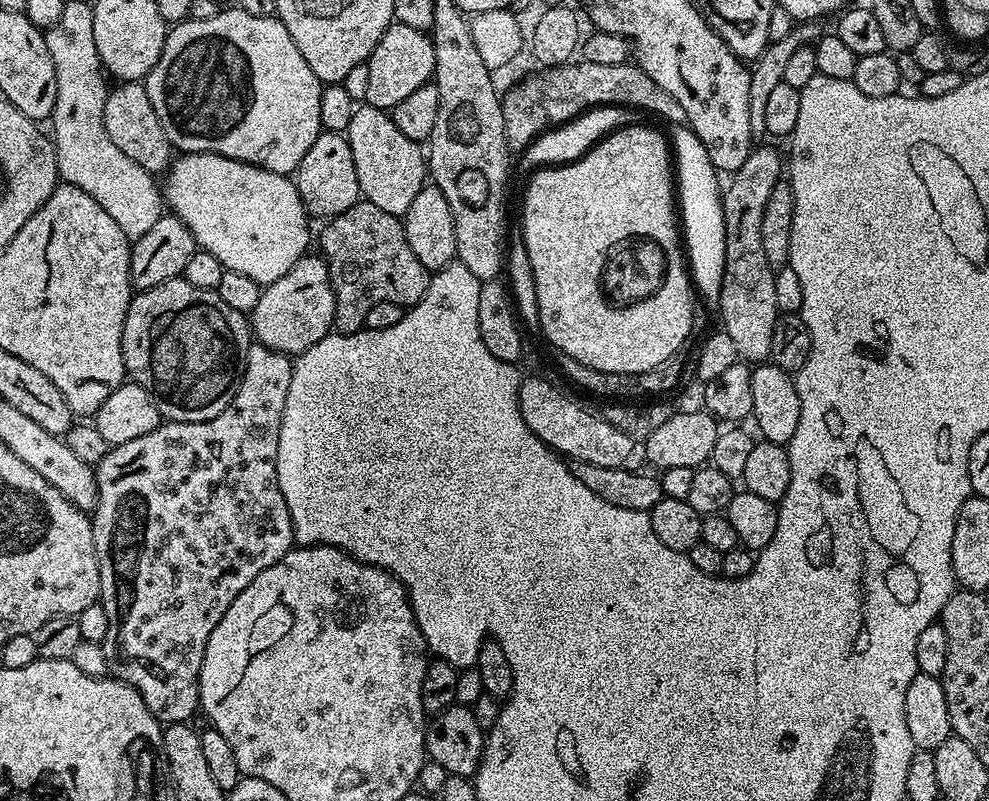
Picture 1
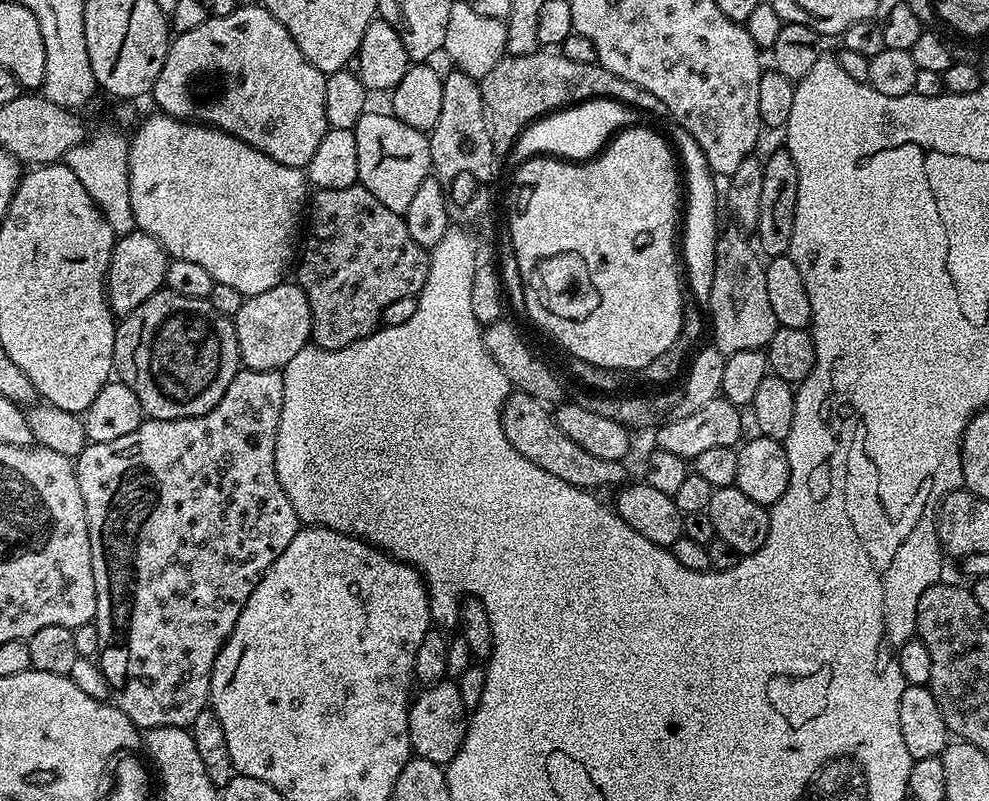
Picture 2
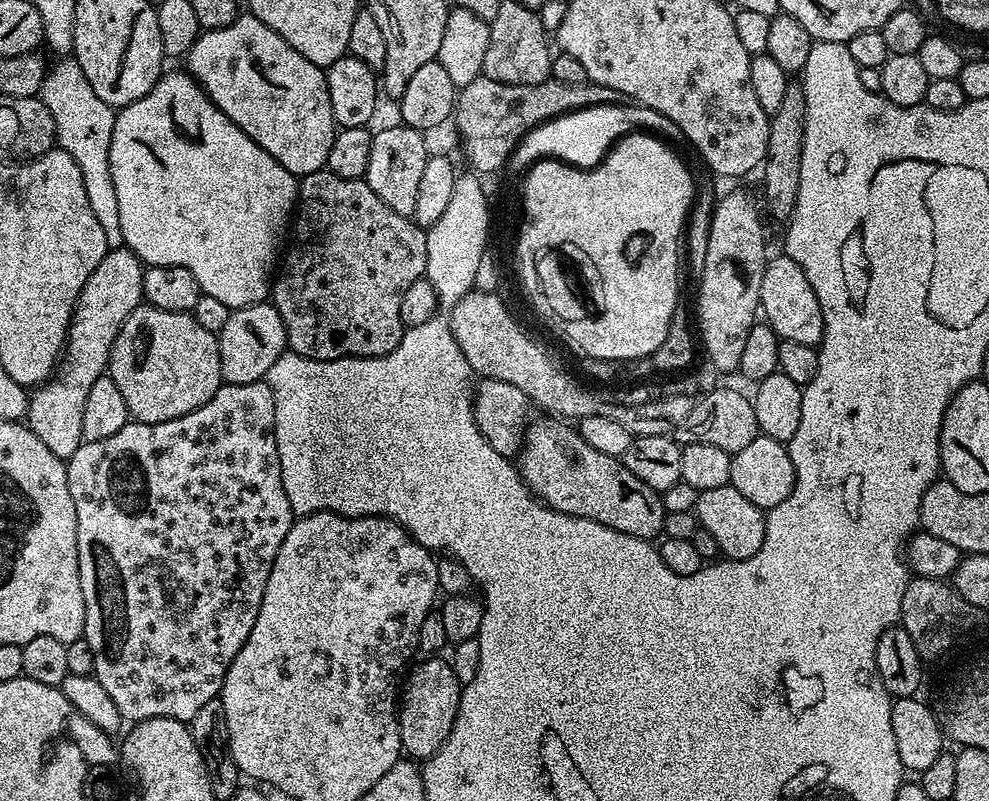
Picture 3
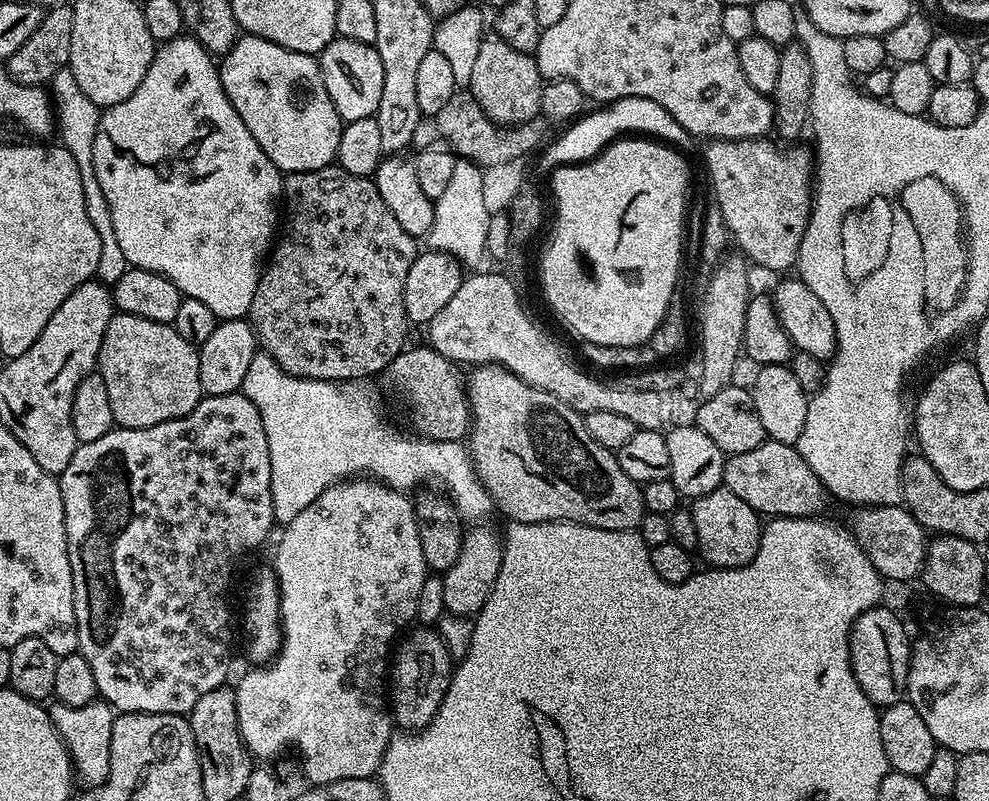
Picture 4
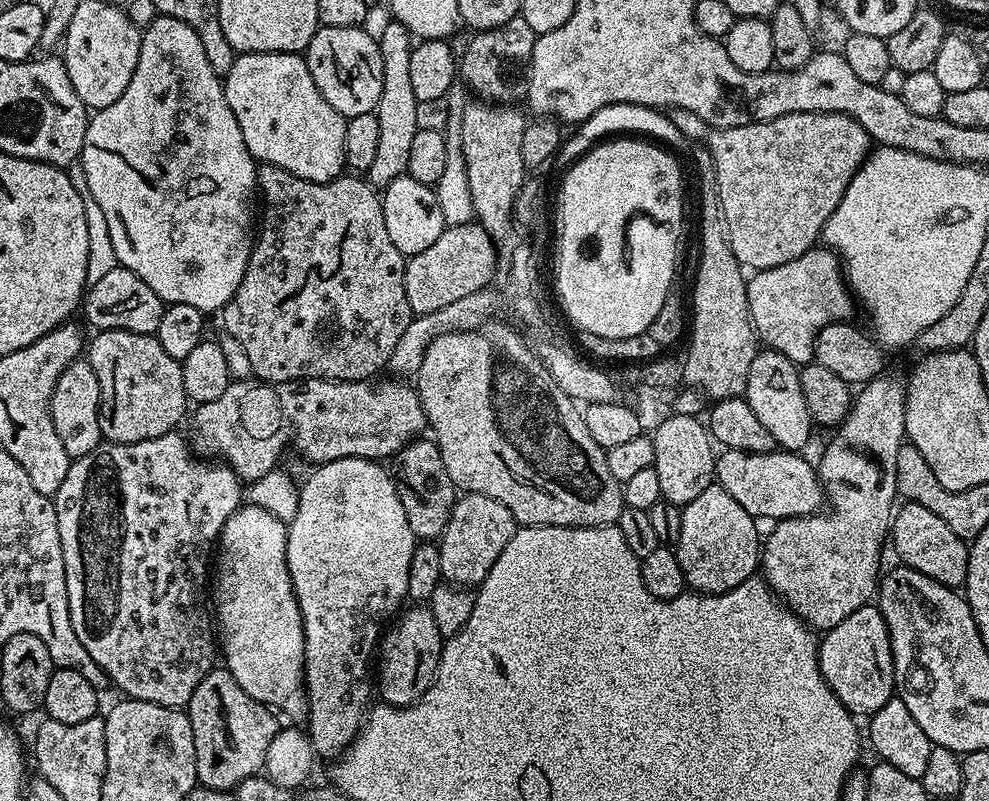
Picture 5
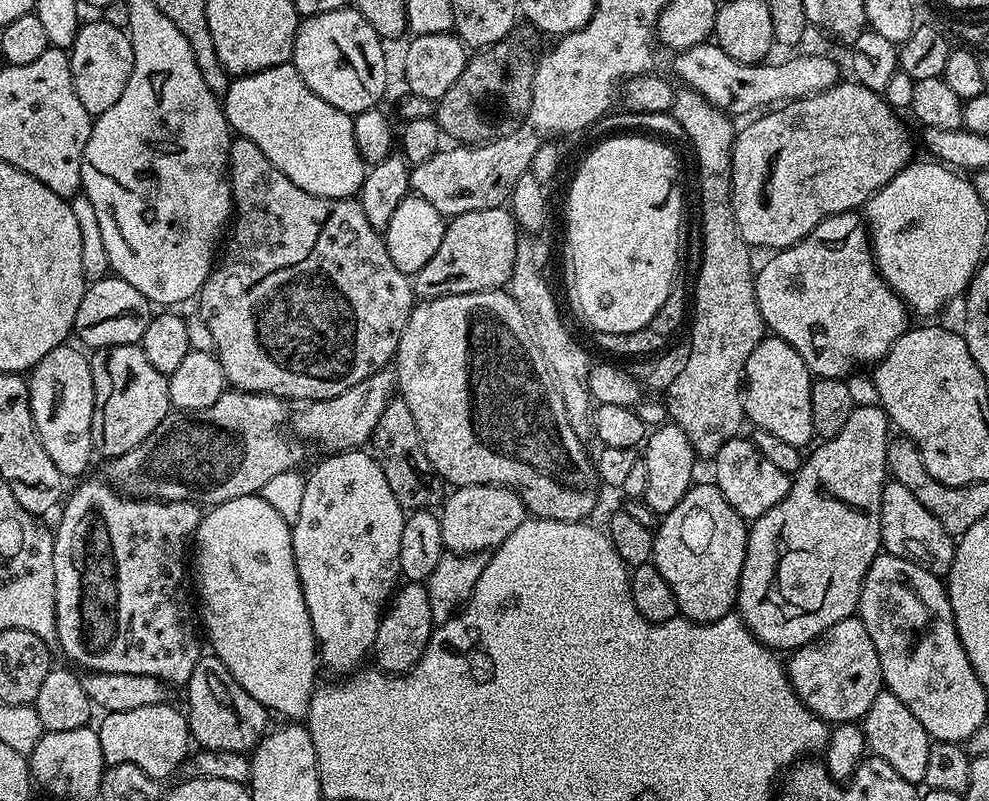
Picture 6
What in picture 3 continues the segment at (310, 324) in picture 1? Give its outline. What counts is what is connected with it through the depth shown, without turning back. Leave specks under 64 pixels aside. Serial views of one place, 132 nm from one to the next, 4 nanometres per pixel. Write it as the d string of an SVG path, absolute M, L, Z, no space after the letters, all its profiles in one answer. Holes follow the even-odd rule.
M270 302L233 310L218 335L218 354L222 366L220 379L226 384L249 384L264 380L270 366L274 366L274 362L278 362L288 348L286 326Z

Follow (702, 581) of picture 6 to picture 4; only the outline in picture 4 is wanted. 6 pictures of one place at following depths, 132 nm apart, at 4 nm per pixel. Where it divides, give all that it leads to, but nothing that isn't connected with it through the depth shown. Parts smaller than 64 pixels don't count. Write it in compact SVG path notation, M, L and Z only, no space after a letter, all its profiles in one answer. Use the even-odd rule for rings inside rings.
M721 486L710 494L695 497L691 501L690 511L694 514L694 526L698 526L698 556L705 560L705 565L713 568L741 568L758 554L761 517L729 488Z

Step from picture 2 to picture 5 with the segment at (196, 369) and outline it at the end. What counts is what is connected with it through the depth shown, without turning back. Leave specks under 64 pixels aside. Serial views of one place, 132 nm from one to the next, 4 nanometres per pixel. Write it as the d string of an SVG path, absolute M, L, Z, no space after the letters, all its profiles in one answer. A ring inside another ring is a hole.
M106 330L97 331L96 337L89 339L86 344L86 359L88 365L94 370L98 378L100 387L100 435L105 441L114 444L129 444L130 442L146 442L150 438L158 438L162 434L173 431L177 427L176 423L184 416L184 411L190 408L190 401L186 394L186 386L182 386L182 363L179 360L170 358L166 350L162 350L162 342L158 342L155 335L134 334L130 330Z

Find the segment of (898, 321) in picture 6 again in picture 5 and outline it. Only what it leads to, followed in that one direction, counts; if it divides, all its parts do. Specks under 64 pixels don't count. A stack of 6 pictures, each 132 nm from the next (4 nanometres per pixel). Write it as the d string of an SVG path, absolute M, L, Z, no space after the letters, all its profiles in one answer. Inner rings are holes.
M814 246L794 262L753 271L747 281L748 309L757 341L765 349L790 358L794 365L813 363L814 342L826 325L853 319L854 297L842 261L827 246Z

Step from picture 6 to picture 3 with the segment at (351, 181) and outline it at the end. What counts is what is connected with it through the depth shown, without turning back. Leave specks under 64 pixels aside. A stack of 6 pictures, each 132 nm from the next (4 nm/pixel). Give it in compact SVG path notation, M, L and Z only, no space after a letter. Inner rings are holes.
M240 14L237 15L234 22L230 22L230 26L201 31L200 37L196 39L194 46L188 51L186 63L188 63L186 65L188 75L194 77L203 88L204 93L218 106L218 110L222 110L222 114L226 114L226 118L233 120L251 140L258 142L258 146L262 146L262 150L266 150L266 154L273 156L286 171L299 178L311 172L321 171L327 165L330 146L334 146L338 125L330 106L330 90L325 69L319 68L317 64L306 58L302 58L302 54L298 54L298 50L294 50L294 46L286 43L281 36L274 34L274 30L270 30L270 26L266 26L266 22L262 22L257 16L251 14Z

